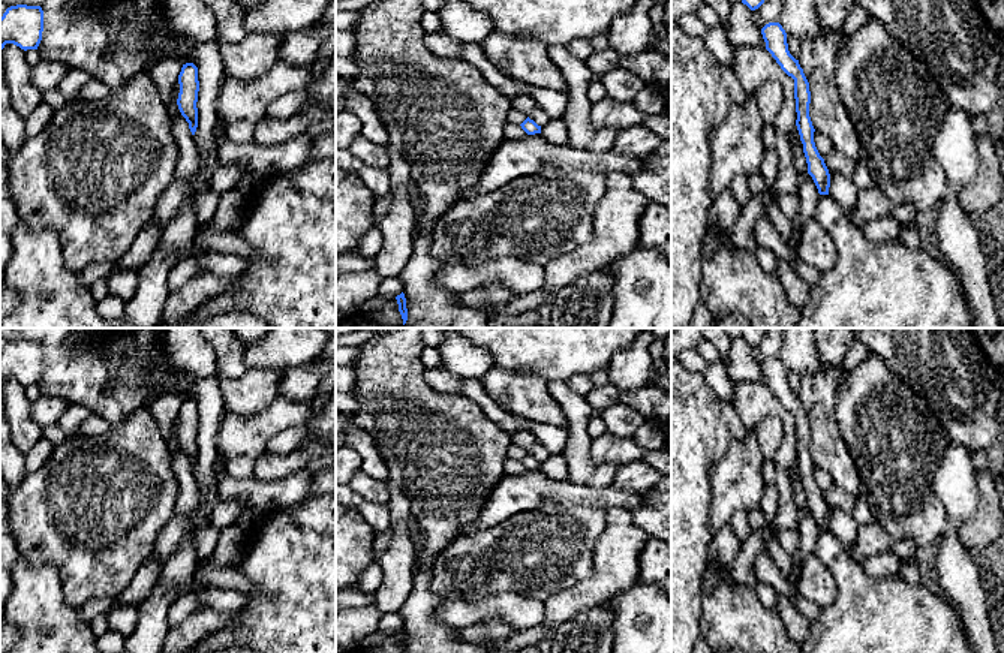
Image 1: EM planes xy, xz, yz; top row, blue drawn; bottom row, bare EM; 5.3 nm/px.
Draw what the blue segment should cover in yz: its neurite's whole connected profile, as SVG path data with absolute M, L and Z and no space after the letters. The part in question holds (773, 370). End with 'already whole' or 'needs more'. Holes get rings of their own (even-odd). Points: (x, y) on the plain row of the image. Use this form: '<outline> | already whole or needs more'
M769 358L761 364L763 374L766 377L766 385L772 389L781 404L794 415L794 434L797 455L796 461L803 479L803 488L808 499L808 509L812 512L818 529L829 530L830 509L820 491L814 478L814 461L809 452L811 427L809 418L790 386L787 379L787 368L779 358Z | already whole

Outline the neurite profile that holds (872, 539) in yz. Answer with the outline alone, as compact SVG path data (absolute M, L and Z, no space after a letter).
M874 518L871 523L859 526L856 542L850 550L850 556L859 565L871 557L892 550L896 538L887 533L883 526Z

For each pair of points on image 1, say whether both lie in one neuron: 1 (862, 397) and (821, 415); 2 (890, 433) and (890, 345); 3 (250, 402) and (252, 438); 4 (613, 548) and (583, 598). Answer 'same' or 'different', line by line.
1: different
2: different
3: different
4: same

